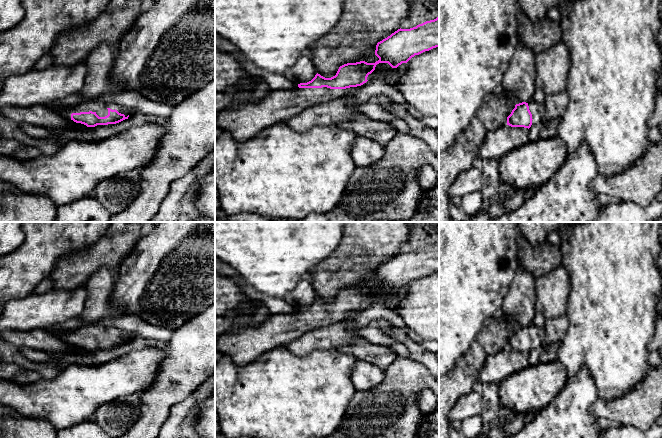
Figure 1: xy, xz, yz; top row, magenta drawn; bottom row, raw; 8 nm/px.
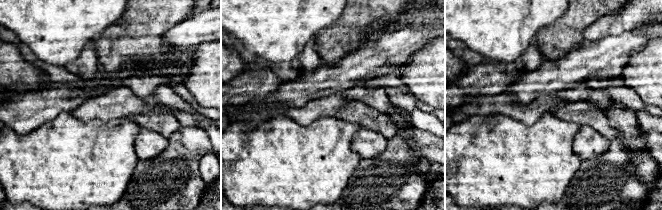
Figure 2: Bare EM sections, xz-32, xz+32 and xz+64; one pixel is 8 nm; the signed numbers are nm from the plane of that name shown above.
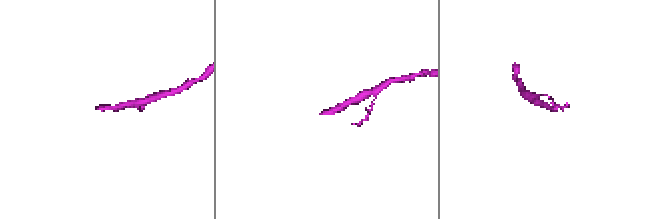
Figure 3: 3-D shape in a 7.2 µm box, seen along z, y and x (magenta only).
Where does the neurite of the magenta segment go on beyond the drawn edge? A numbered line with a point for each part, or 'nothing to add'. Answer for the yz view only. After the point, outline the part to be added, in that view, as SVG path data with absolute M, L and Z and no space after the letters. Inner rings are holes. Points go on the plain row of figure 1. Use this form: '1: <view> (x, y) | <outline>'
1: yz (537, 334) | M533 324L528 326L529 334L532 338L532 343L535 346L541 346L545 344L545 329L536 327Z

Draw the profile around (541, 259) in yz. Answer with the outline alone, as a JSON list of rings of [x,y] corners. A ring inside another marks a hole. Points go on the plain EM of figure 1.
[[[520,231],[517,235],[517,245],[519,267],[530,272],[535,279],[562,265],[560,247],[548,241],[533,245]]]

